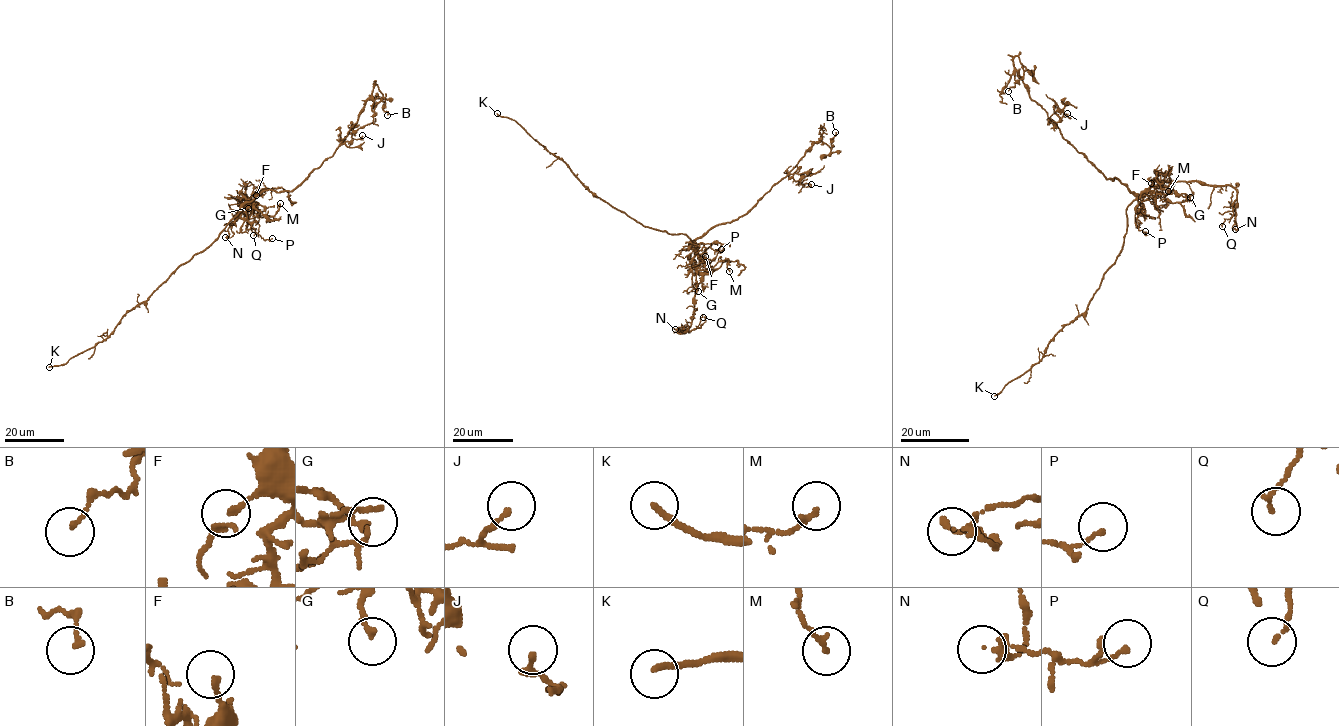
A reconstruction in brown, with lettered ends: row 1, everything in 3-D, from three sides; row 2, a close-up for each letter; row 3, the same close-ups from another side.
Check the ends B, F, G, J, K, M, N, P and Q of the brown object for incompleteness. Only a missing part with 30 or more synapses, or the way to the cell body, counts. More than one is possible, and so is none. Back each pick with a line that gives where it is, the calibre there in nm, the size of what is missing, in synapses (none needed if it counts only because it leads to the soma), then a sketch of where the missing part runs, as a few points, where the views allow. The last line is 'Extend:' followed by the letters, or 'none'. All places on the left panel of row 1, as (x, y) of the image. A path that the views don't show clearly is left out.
K: (49, 367) | 170 nm | (49, 367), (35, 372), (21, 384)
Extend: K

